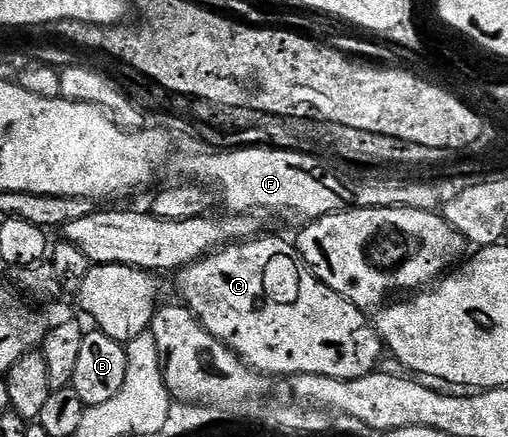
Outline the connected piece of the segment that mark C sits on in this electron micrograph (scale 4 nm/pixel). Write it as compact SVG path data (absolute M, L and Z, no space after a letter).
M261 237L222 246L176 275L185 293L184 305L200 320L203 328L232 348L250 368L266 376L314 374L349 382L352 378L374 373L378 369L377 361L383 355L383 343L370 315L320 282L292 241Z

